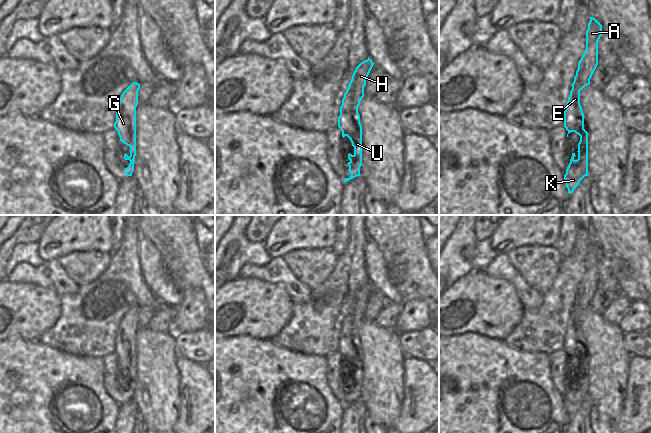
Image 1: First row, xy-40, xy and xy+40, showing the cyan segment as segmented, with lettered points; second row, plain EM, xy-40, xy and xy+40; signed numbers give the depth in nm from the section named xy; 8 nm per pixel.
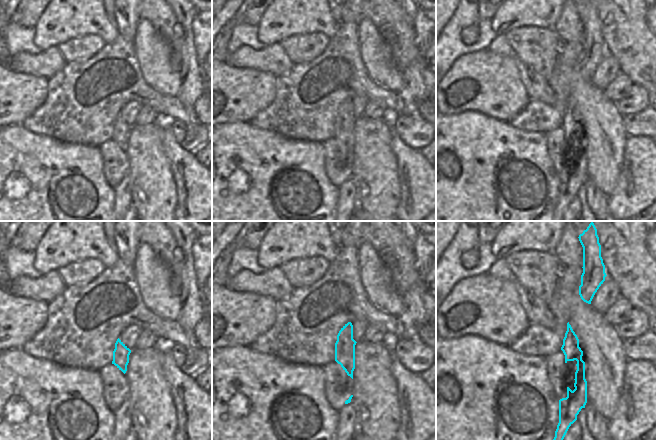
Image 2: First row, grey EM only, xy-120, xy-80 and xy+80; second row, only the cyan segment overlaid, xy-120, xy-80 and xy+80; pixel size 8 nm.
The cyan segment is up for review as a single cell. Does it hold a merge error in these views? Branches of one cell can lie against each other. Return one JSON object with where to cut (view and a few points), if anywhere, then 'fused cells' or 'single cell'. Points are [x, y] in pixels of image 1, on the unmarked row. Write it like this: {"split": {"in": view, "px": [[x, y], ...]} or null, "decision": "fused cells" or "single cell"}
{"split": null, "decision": "single cell"}

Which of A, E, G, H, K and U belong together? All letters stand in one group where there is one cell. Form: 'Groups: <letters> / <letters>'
Groups: A E G H K U

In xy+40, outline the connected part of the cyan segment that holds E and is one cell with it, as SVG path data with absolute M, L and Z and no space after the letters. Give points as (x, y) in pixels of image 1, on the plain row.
M590 241L586 255L586 273L578 287L578 293L572 307L572 313L564 335L564 351L568 358L575 356L580 360L578 383L572 377L564 403L568 417L571 418L580 405L588 400L588 356L584 353L584 337L580 329L580 315L590 308L590 303L598 289L598 265L603 259L602 249Z

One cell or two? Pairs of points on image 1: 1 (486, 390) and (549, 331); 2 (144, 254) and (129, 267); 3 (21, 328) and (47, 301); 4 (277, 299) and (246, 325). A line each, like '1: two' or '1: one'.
1: two
2: two
3: one
4: one

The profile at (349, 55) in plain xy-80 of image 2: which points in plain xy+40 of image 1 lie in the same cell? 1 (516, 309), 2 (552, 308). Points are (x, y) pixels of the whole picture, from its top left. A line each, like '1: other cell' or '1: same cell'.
1: other cell
2: same cell

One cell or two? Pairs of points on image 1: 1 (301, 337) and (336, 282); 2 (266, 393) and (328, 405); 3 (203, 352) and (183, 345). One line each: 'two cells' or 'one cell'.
1: one cell
2: one cell
3: one cell

